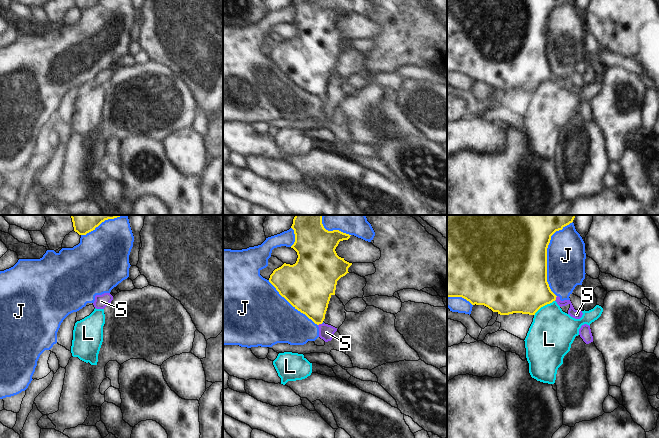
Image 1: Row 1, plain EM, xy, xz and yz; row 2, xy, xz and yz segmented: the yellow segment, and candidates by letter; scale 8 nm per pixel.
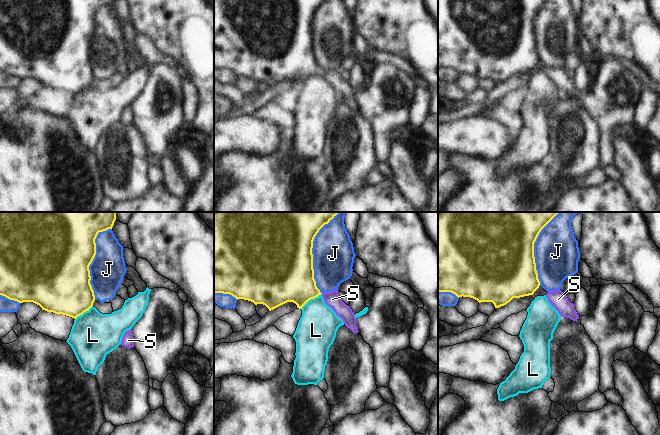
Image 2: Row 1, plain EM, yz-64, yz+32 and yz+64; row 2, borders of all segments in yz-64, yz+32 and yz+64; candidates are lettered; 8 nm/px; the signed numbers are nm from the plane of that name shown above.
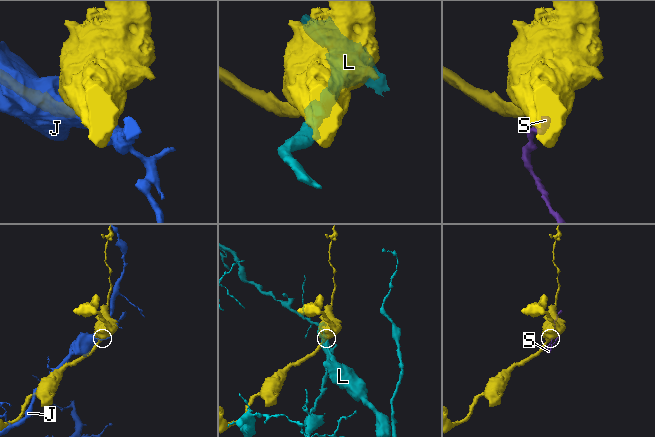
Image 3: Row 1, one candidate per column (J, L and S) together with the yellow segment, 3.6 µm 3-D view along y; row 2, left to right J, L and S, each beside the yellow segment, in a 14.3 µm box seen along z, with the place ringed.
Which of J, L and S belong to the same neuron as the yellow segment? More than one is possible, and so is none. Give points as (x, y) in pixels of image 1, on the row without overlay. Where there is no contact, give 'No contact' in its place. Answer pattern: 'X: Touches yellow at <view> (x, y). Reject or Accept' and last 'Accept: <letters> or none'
J: Touches yellow at yz (546, 33). Reject
L: Touches yellow at yz (543, 81). Reject
S: Touches yellow at yz (555, 74). Reject
Accept: none.

